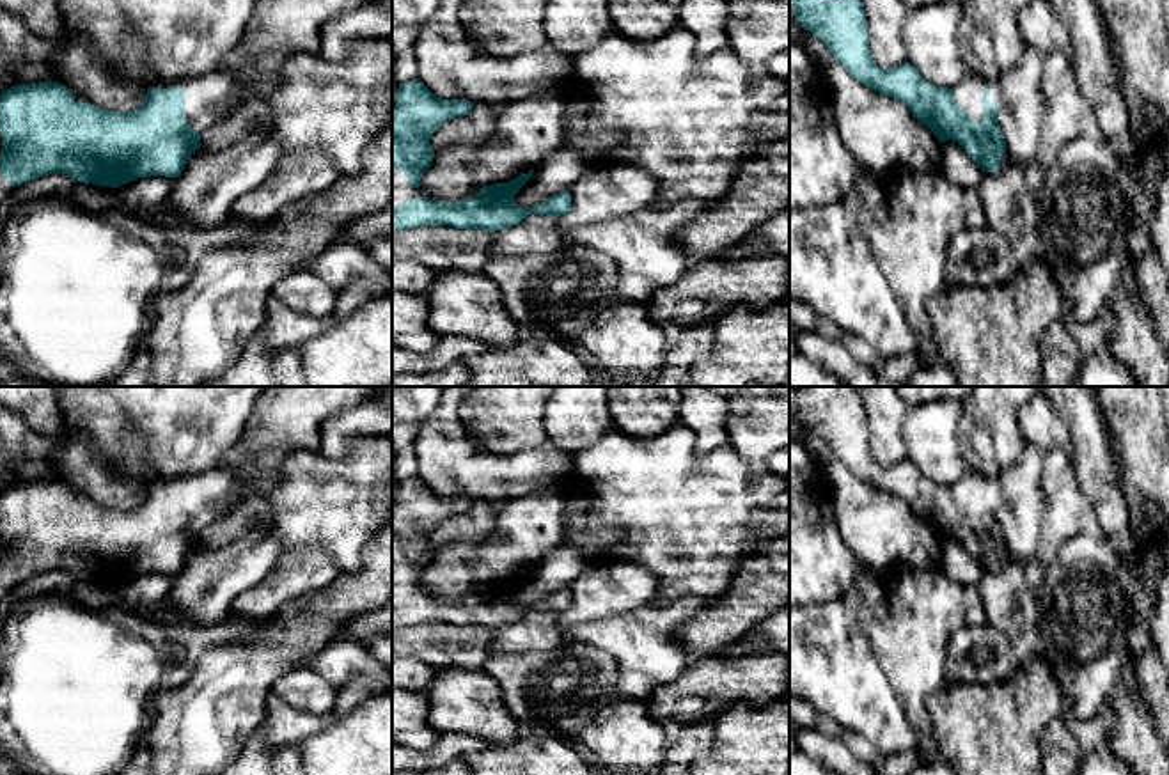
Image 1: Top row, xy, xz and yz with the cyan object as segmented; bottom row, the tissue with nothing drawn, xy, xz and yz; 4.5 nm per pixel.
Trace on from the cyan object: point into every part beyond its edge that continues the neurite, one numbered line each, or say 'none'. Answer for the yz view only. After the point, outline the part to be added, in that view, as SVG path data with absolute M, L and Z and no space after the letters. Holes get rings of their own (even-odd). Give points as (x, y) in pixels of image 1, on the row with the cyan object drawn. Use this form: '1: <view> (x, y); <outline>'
1: yz (969, 93); M969 71L963 80L953 87L954 101L958 108L969 110L969 115L976 122L983 122L983 89L990 89L990 101L1000 106L1000 85L999 82L990 82L972 71Z

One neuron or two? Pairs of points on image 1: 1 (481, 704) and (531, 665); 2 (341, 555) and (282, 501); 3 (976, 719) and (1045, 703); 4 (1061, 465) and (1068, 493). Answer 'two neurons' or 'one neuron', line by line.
1: two neurons
2: one neuron
3: one neuron
4: one neuron

